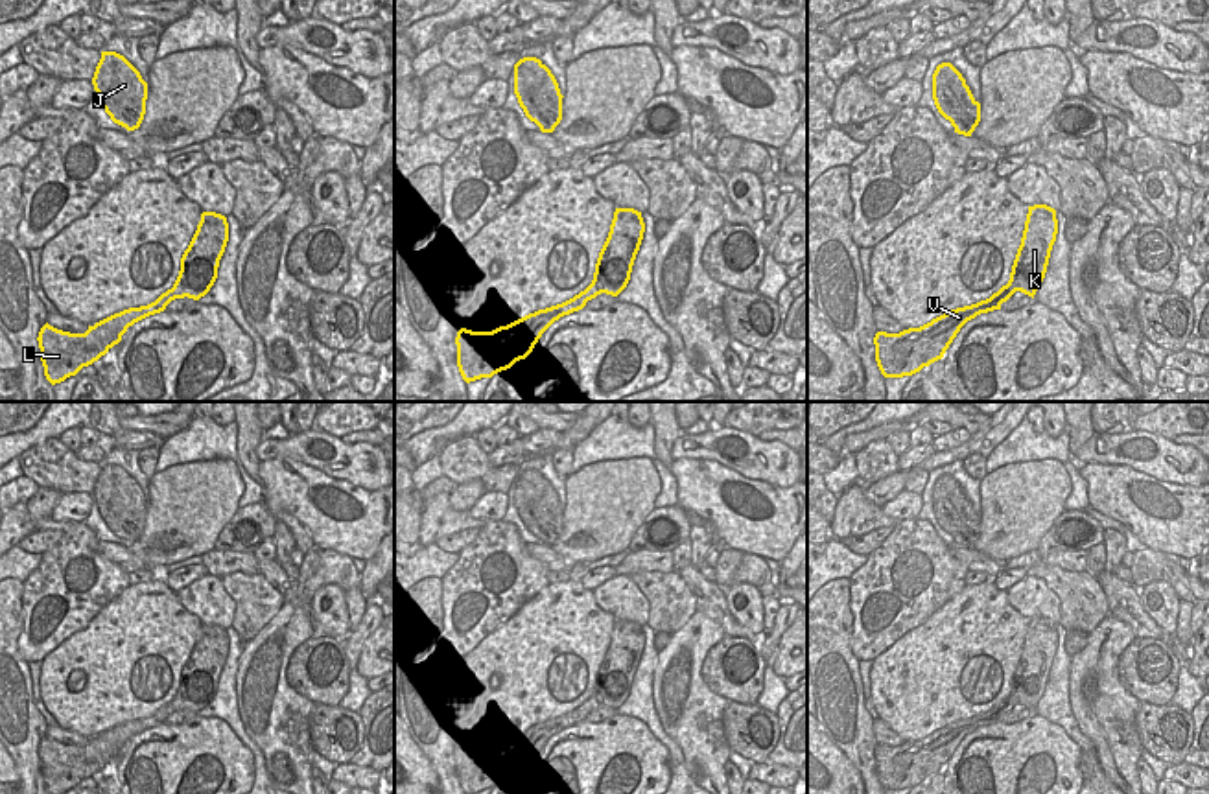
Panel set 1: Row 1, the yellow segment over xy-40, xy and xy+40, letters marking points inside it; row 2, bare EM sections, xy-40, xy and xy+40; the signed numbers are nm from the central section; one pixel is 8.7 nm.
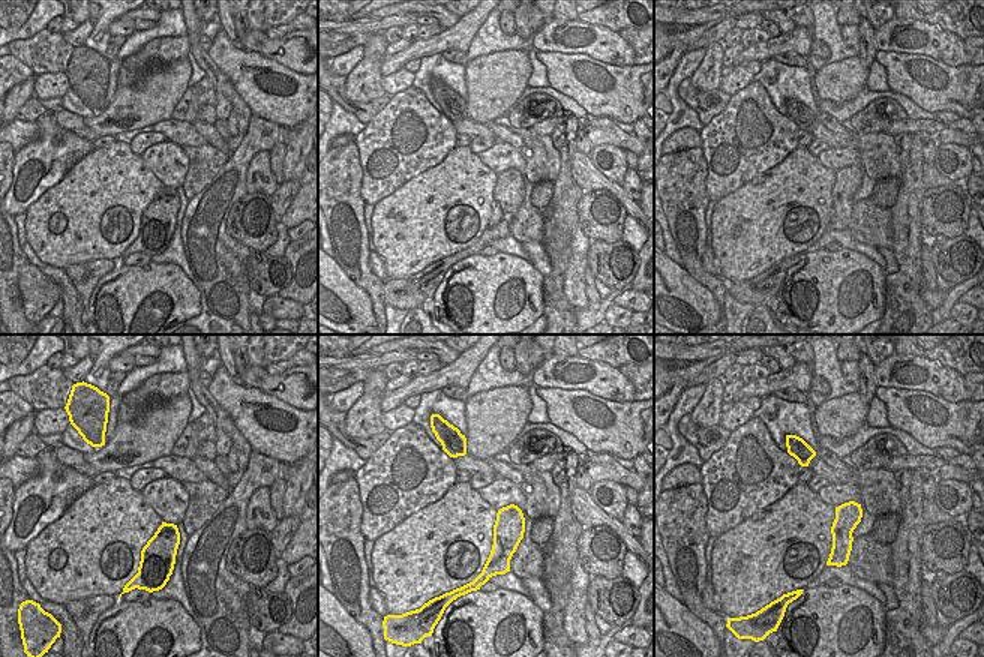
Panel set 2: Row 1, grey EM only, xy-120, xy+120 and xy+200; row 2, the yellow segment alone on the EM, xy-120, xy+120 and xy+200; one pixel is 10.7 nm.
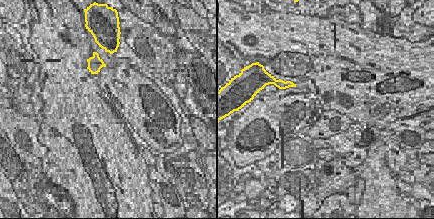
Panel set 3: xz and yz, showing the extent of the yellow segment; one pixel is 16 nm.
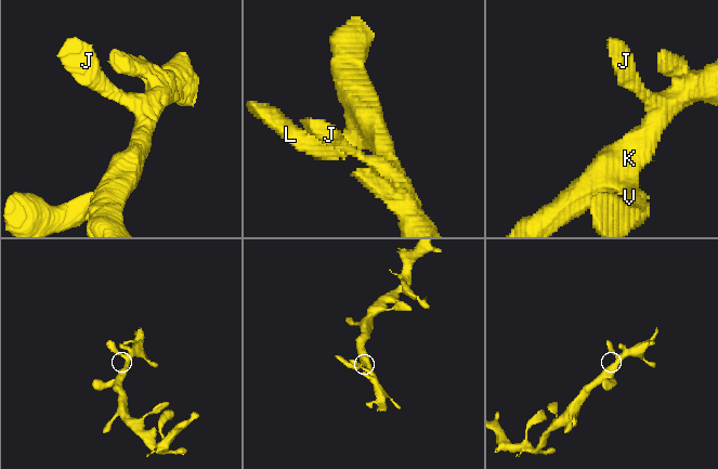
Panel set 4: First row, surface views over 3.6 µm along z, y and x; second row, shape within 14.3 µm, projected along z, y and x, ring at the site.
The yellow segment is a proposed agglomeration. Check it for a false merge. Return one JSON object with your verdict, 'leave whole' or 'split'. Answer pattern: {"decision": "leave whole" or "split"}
{"decision": "leave whole"}

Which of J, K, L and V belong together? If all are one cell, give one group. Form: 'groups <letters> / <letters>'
groups J K L V

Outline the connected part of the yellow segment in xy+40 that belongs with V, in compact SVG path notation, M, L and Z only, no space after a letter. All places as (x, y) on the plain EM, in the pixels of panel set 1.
M1047 617L1028 619L1021 658L1008 696L990 711L951 722L920 741L909 741L899 746L877 744L874 757L881 787L885 790L912 788L942 772L968 733L980 726L1001 722L1001 717L1015 704L1034 711L1045 691L1056 647L1056 623Z

